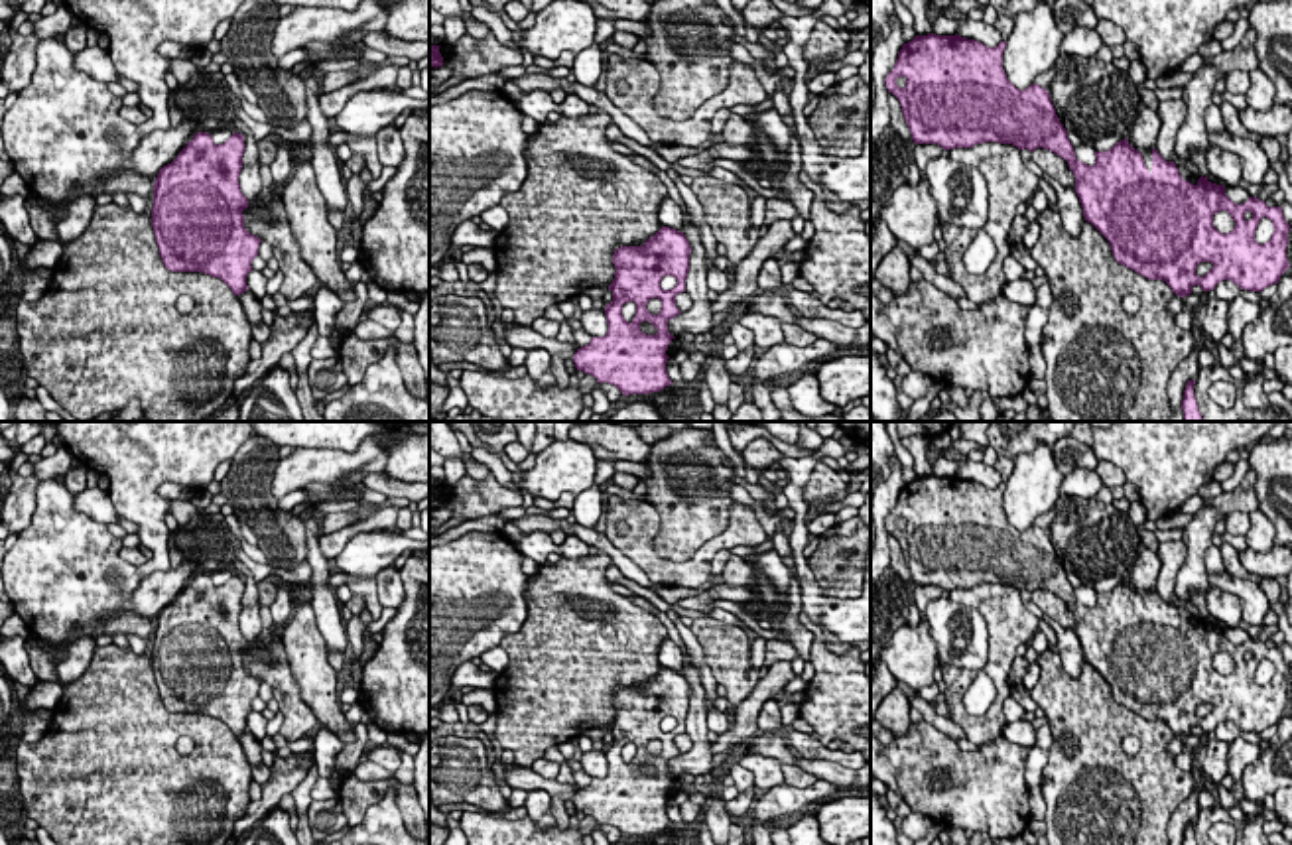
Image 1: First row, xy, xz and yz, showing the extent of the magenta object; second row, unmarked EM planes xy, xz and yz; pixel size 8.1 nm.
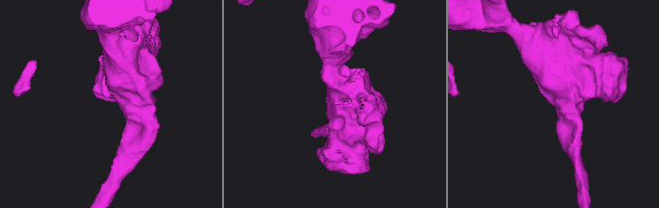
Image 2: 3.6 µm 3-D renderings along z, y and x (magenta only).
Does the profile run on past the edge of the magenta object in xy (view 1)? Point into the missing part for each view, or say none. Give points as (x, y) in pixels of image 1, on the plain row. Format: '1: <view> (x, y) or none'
1: none

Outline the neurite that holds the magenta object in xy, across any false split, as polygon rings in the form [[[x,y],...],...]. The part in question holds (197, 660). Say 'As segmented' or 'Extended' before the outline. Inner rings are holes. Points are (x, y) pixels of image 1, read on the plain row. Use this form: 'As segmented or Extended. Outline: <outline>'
As segmented. Outline: [[[197,573],[154,624],[152,668],[162,703],[171,713],[221,719],[234,737],[248,731],[246,717],[260,680],[244,670],[248,640],[240,632],[244,577],[225,585]]]

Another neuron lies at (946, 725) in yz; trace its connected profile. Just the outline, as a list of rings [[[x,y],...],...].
[[[916,689],[916,695],[912,699],[912,707],[916,707],[924,721],[928,721],[930,725],[934,725],[937,731],[949,735],[953,741],[961,741],[967,739],[967,735],[963,733],[963,729],[959,725],[955,725],[949,717],[941,717],[936,713],[934,705],[928,703],[920,691]]]

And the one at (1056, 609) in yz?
[[[1036,589],[1032,593],[1032,601],[1050,620],[1056,620],[1064,628],[1075,630],[1075,617],[1064,599],[1050,591]]]

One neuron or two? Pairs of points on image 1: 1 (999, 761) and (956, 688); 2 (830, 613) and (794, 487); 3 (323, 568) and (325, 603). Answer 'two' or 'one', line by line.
1: two
2: one
3: one

